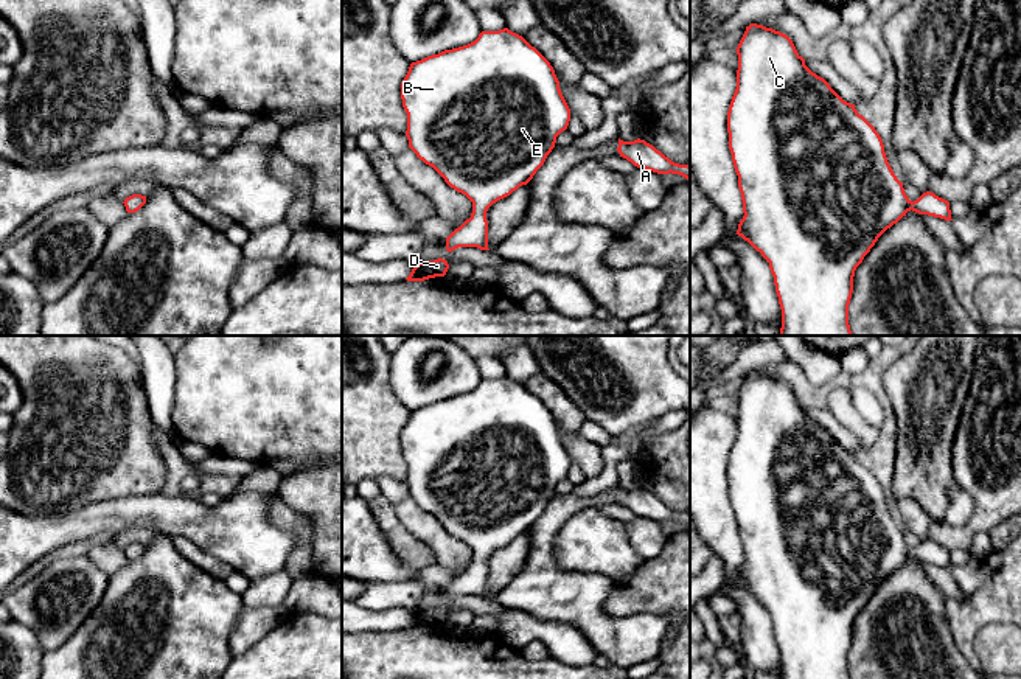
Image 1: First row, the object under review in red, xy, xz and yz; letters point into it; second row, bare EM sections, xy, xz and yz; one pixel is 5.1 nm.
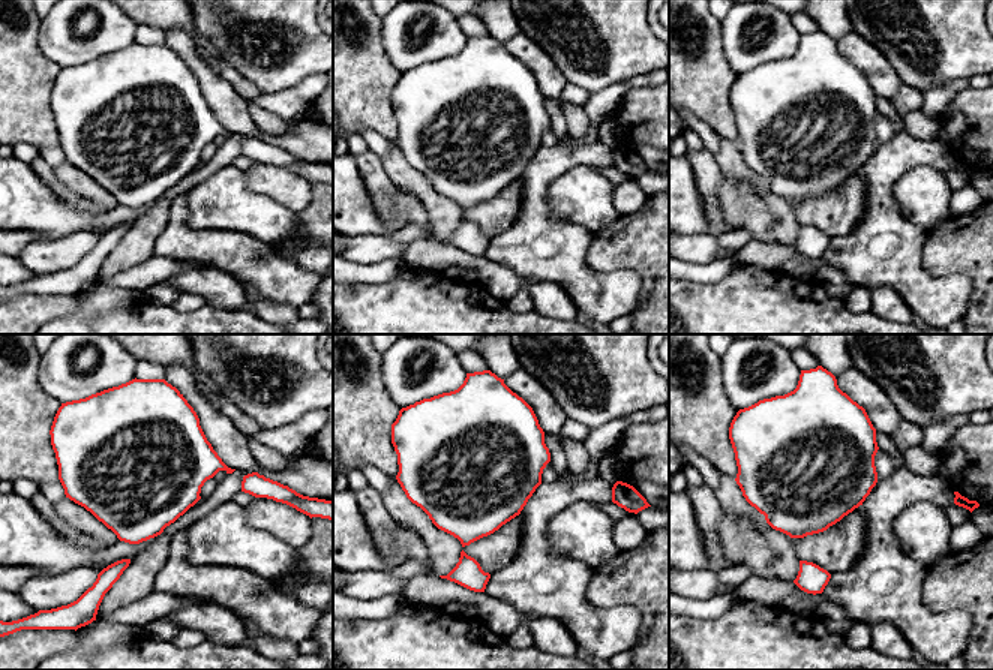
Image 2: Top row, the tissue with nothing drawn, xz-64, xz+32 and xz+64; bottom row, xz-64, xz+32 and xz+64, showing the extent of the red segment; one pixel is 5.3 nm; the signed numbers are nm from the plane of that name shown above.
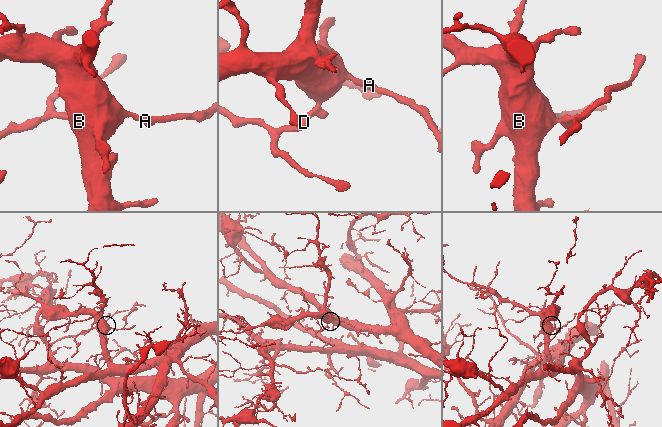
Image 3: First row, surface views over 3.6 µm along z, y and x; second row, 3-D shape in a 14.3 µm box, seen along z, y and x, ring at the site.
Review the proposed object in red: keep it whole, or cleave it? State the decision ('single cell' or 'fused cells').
single cell

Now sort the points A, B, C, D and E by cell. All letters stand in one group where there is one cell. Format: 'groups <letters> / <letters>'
groups A B C D E

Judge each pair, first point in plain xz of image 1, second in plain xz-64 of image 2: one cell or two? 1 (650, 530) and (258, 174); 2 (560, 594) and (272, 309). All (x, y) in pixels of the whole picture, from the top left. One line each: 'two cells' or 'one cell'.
1: one cell
2: two cells

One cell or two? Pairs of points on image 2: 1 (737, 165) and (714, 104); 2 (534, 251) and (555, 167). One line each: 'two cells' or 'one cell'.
1: two cells
2: one cell

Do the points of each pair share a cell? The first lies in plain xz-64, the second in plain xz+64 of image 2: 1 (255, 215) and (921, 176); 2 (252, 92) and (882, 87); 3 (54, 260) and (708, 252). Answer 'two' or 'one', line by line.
1: one
2: one
3: one

